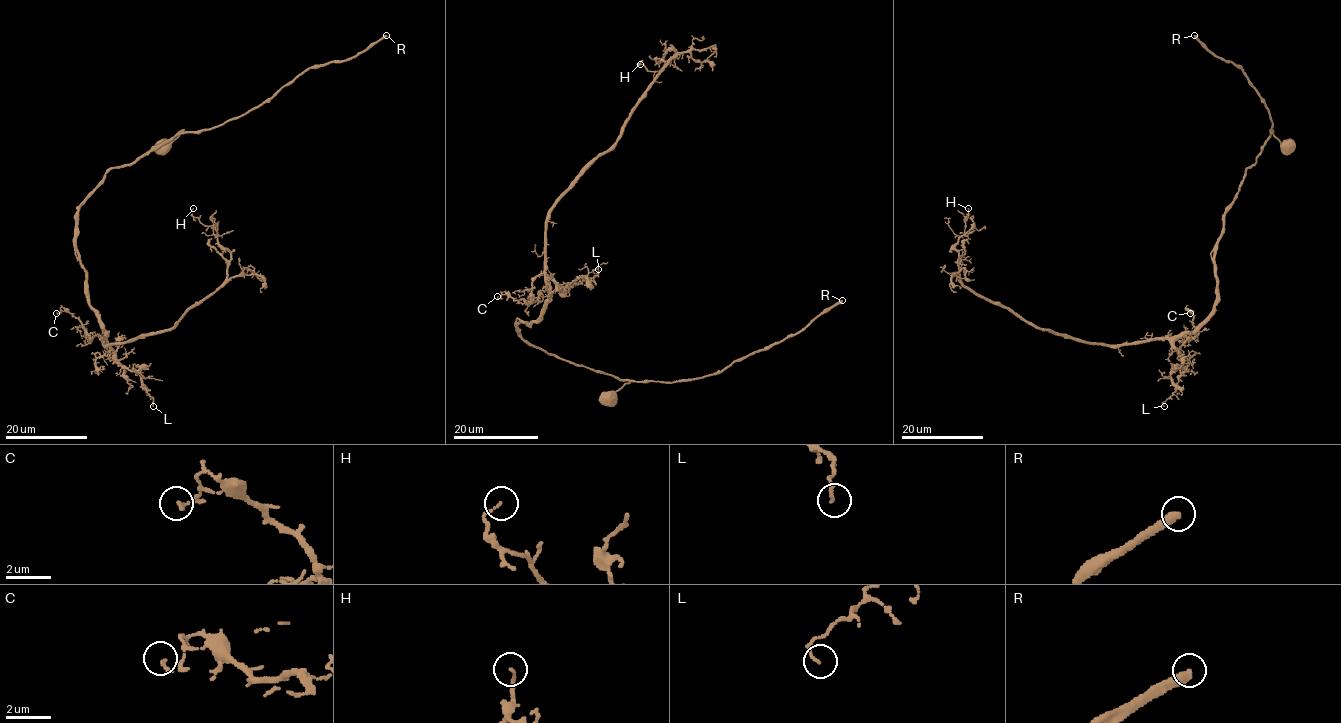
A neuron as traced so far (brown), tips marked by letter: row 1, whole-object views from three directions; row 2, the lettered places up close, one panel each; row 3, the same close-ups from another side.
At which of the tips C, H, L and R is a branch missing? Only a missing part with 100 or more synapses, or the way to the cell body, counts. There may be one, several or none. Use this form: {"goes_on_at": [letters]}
{"goes_on_at": ["R"]}

